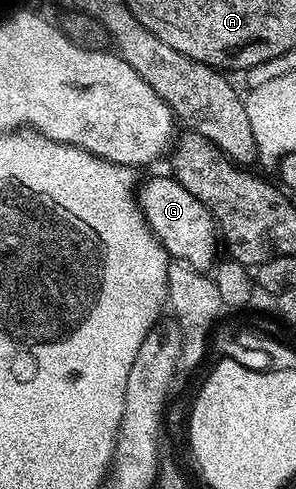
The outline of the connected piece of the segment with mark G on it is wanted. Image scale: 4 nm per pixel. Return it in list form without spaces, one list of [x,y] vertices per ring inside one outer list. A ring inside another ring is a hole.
[[[173,176],[150,178],[147,182],[145,179],[137,191],[137,196],[146,223],[161,240],[171,259],[188,262],[196,270],[203,272],[209,271],[215,265],[219,257],[218,246],[220,250],[219,226],[209,208],[200,200],[196,200],[196,196],[192,196],[192,192],[184,188],[184,184],[177,182]]]

